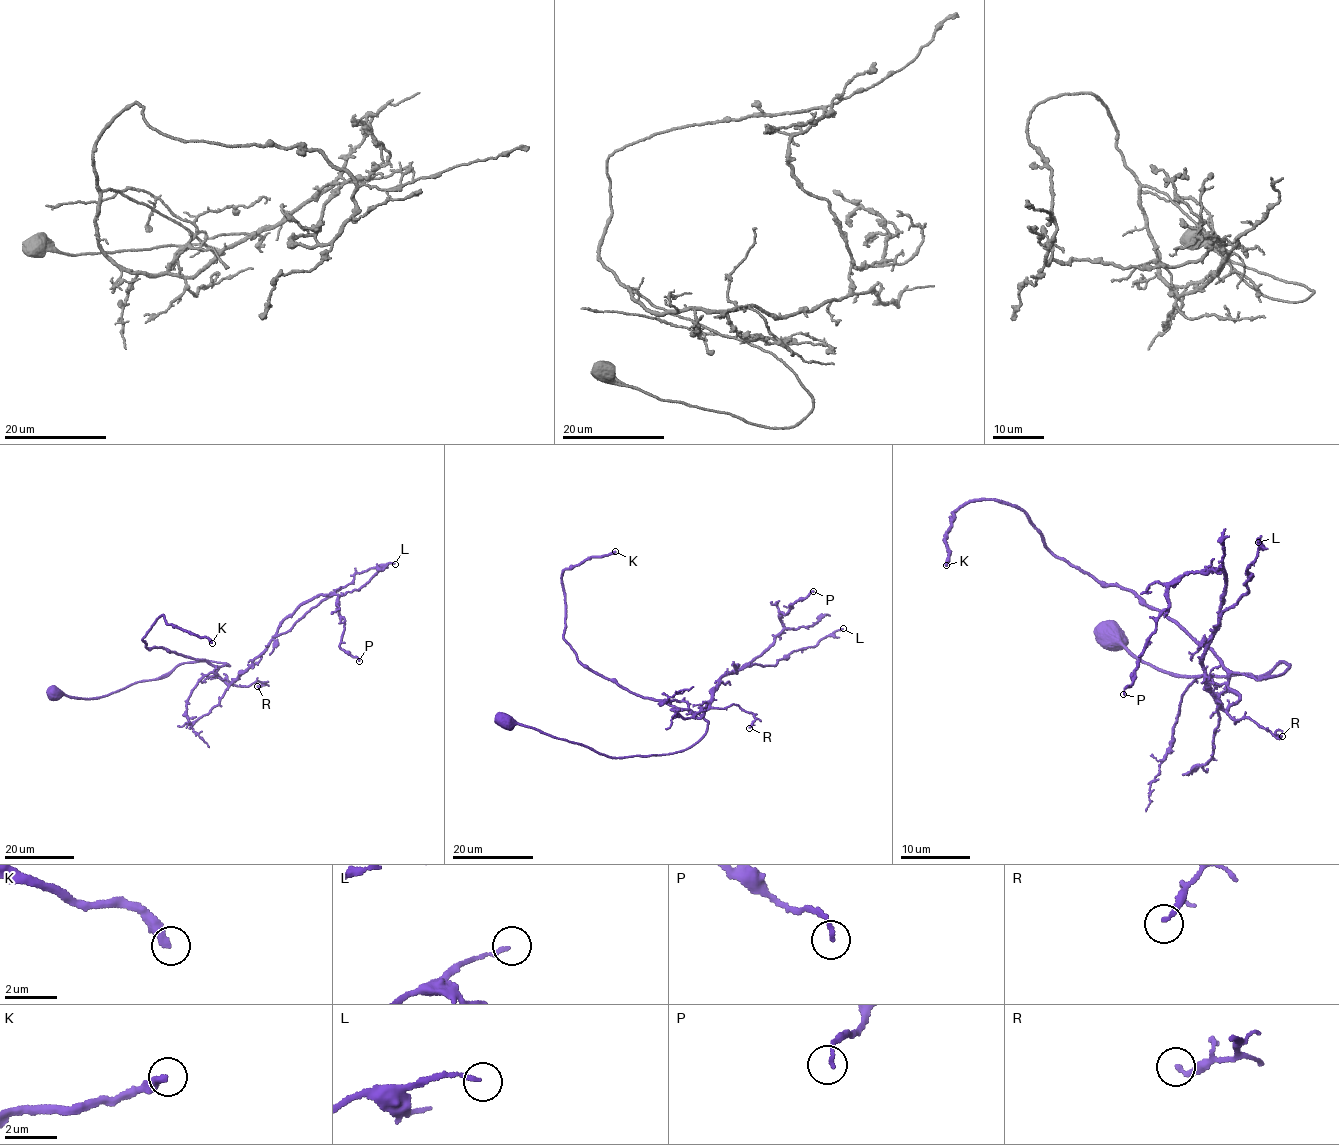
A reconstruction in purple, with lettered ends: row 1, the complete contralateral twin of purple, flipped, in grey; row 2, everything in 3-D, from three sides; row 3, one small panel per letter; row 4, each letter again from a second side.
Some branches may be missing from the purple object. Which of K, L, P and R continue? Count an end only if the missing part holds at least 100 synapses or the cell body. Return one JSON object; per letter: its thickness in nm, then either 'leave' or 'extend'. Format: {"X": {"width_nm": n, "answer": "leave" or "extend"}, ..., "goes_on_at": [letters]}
{"K": {"width_nm": 360, "answer": "extend"}, "L": {"width_nm": 140, "answer": "leave"}, "P": {"width_nm": 140, "answer": "leave"}, "R": {"width_nm": 180, "answer": "leave"}, "goes_on_at": ["K"]}

